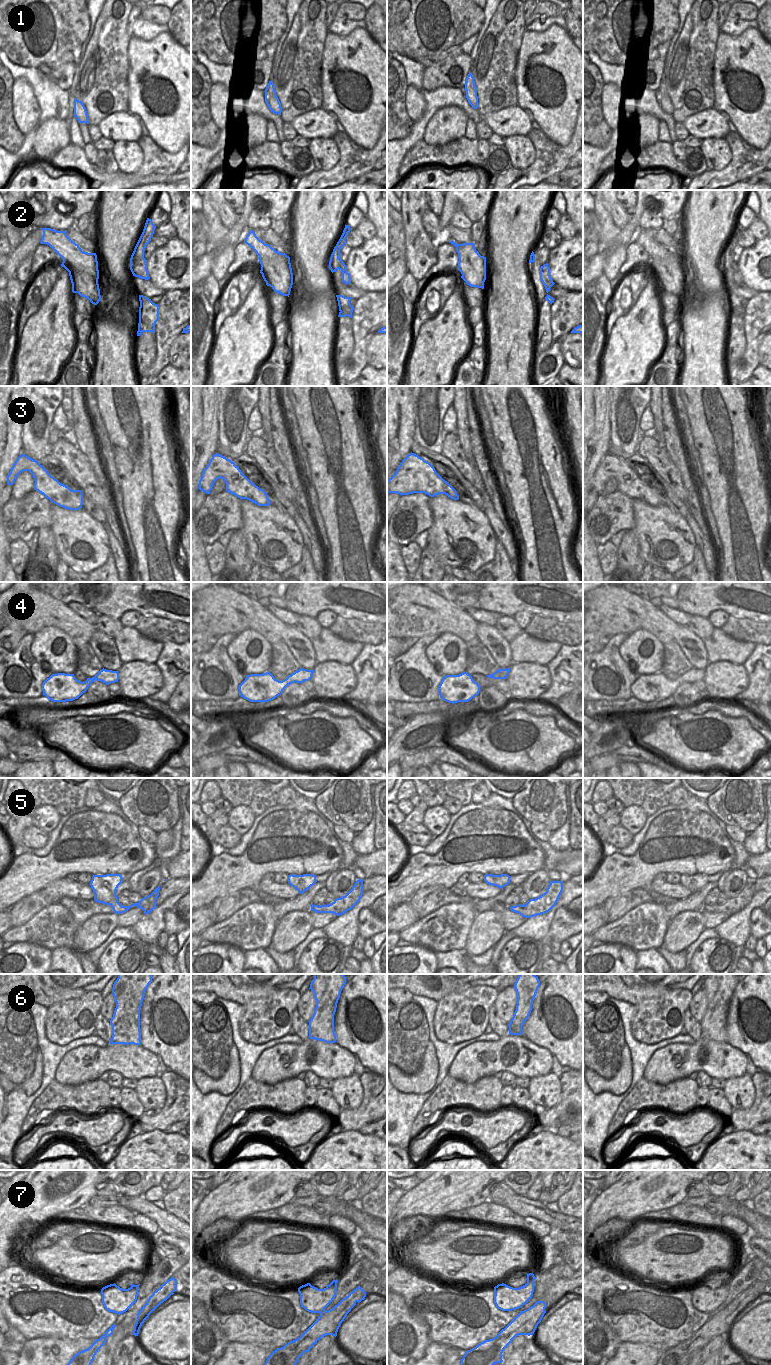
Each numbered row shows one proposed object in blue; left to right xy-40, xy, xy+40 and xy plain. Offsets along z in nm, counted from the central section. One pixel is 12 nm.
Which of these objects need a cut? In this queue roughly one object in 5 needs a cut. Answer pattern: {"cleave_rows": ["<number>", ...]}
{"cleave_rows": ["2", "6"]}

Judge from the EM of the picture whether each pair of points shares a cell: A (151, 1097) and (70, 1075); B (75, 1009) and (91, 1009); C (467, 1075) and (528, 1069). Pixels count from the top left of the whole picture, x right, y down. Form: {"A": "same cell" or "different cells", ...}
{"A": "different cells", "B": "same cell", "C": "same cell"}

